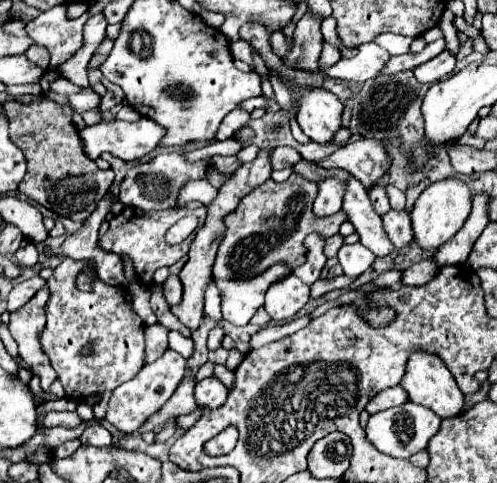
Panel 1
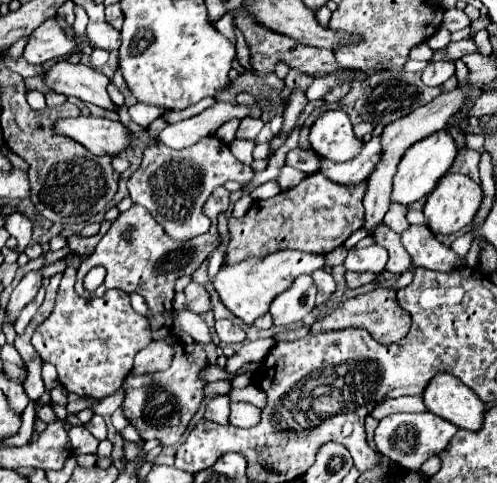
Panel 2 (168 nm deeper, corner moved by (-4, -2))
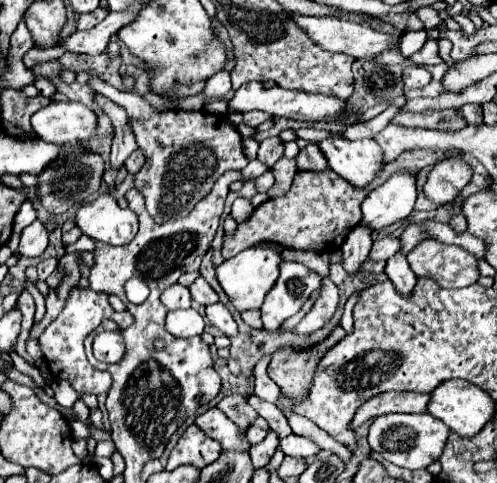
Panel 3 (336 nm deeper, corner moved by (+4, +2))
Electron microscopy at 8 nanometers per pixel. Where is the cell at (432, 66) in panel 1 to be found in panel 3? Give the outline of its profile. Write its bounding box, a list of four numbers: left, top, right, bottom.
[402,66,432,92]

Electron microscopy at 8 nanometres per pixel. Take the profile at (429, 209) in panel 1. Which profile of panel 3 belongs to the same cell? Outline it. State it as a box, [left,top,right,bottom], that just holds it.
[424,158,472,204]

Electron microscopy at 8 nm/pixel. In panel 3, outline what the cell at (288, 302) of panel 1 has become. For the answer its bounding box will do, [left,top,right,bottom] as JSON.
[262,262,320,332]

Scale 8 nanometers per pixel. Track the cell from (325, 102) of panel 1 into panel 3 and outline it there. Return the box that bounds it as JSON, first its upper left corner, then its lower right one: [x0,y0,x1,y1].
[318,136,384,188]

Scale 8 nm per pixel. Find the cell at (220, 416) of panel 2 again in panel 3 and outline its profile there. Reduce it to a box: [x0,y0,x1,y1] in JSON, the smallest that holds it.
[196,408,250,450]

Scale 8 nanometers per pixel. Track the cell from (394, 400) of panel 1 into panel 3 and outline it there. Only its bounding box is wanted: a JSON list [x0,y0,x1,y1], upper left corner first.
[350,392,430,430]

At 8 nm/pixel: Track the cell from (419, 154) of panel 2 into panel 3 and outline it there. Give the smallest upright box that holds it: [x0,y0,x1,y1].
[360,172,416,232]

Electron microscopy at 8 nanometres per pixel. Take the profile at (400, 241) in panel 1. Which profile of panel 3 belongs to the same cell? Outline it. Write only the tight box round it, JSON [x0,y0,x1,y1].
[406,240,480,288]

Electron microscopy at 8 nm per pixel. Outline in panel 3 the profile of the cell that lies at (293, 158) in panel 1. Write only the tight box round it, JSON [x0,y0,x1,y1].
[296,144,330,172]

